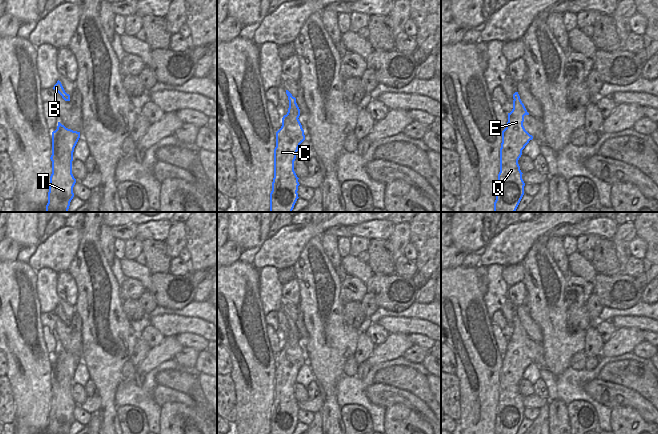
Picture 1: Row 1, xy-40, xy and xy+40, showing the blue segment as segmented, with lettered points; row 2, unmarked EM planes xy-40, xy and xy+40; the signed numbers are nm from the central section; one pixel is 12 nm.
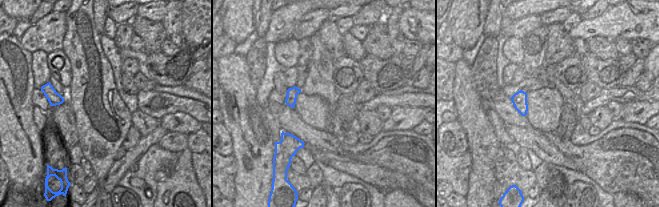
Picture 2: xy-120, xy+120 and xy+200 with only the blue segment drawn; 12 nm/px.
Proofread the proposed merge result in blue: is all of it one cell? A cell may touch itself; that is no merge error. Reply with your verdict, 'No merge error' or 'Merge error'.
Merge error

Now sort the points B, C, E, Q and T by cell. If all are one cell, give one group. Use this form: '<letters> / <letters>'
B / C E Q T

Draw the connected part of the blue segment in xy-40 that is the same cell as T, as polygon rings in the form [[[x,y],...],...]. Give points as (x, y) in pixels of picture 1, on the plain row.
[[[60,346],[52,356],[52,398],[46,434],[69,433],[76,407],[72,398],[73,376],[79,362],[80,356],[68,353]]]

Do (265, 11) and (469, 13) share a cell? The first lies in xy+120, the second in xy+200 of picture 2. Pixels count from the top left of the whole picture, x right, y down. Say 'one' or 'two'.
two

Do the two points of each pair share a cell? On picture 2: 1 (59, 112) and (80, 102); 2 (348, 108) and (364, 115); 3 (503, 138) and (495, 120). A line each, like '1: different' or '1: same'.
1: different
2: different
3: same

